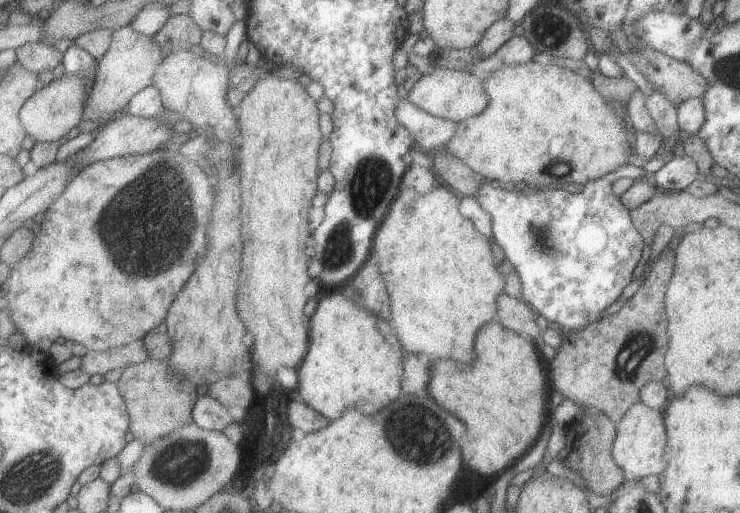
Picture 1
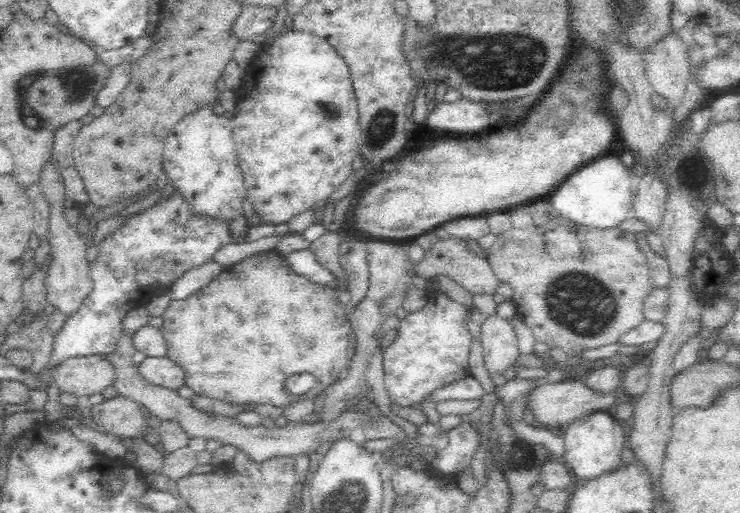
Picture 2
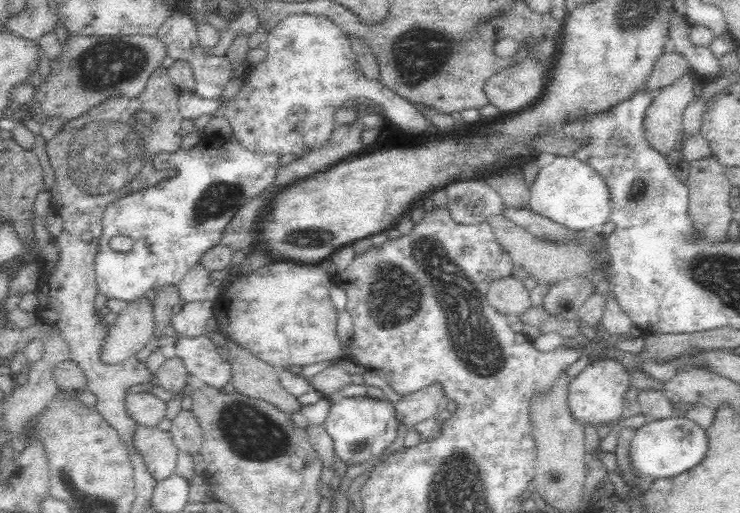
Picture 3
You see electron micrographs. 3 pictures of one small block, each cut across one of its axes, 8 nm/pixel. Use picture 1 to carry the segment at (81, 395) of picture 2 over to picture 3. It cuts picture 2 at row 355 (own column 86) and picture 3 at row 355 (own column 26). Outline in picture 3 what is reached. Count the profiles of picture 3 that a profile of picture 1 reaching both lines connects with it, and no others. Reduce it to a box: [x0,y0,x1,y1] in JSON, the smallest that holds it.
[102,294,154,366]

